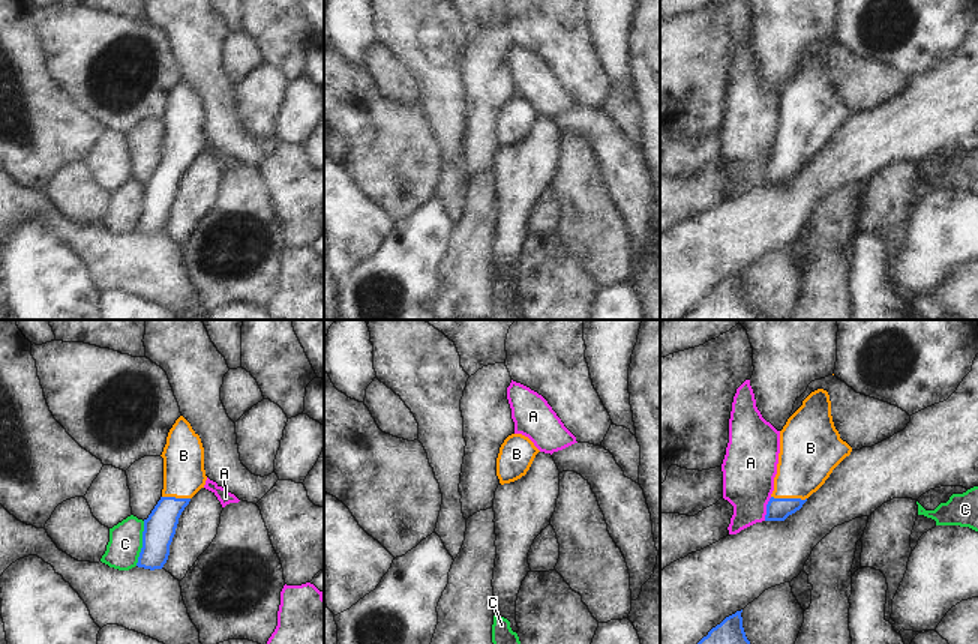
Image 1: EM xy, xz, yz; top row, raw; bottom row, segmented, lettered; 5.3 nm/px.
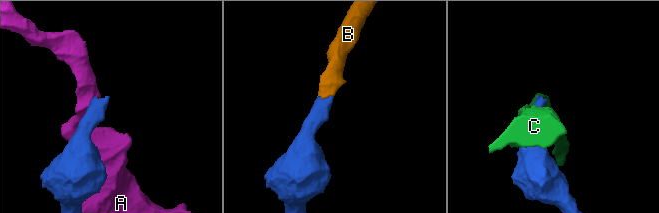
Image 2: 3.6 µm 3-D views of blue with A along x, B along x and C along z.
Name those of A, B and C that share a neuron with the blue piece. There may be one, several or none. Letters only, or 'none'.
B

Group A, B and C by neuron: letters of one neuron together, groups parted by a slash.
A / B / C

